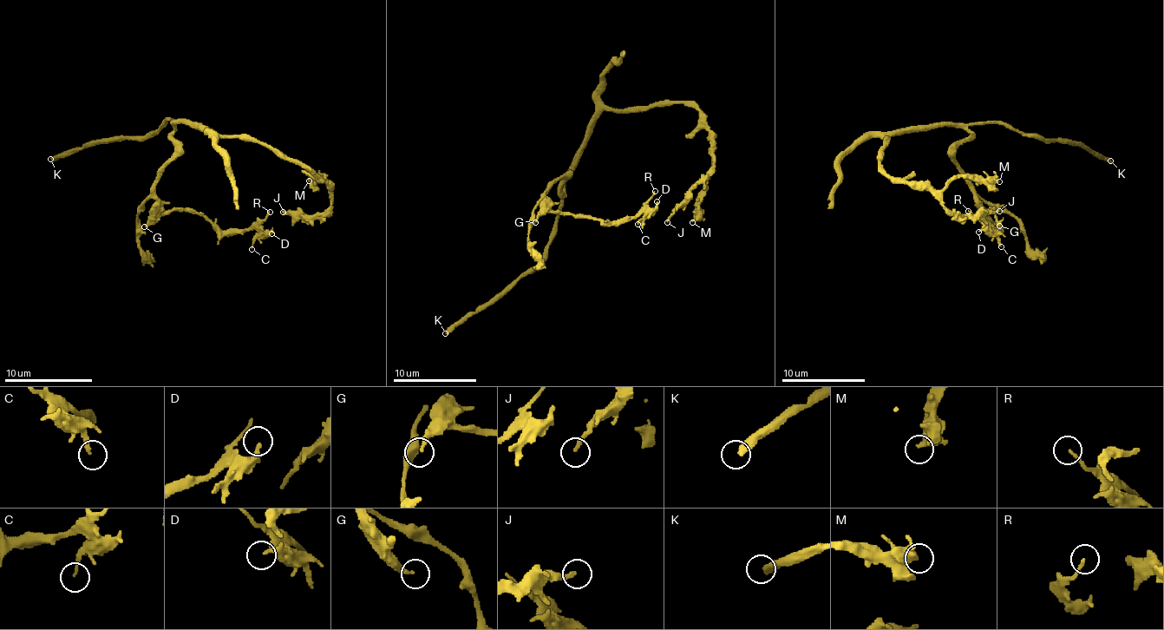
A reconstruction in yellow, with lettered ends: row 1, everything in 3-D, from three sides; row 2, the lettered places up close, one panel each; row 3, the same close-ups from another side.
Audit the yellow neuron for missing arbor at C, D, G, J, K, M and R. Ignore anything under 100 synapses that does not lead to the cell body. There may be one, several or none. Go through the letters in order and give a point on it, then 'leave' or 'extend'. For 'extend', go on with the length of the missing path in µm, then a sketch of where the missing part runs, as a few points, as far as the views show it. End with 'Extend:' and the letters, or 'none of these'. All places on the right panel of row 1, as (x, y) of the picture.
C: place (1001, 246); leave
D: place (978, 232); leave
G: place (999, 226); leave
J: place (999, 211); leave
K: place (1110, 160); extend; missing 70 µm; course (1110, 160), (1127, 192), (1098, 208), (1010, 193), (983, 219), (989, 292), (1003, 316), (1018, 326), (1026, 322)
M: place (999, 181); leave
R: place (968, 211); leave
Extend: K

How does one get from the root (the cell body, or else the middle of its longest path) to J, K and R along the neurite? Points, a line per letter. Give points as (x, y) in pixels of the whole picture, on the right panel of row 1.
J: (918, 127), (896, 128), (886, 139), (879, 167), (890, 177), (925, 187), (955, 213), (999, 211)
K: (918, 127), (999, 122), (1023, 133), (1036, 133), (1043, 139), (1081, 143), (1094, 154), (1110, 160)
R: (918, 127), (958, 125), (970, 135), (955, 150), (955, 164), (978, 202), (993, 211), (999, 229), (968, 211)

